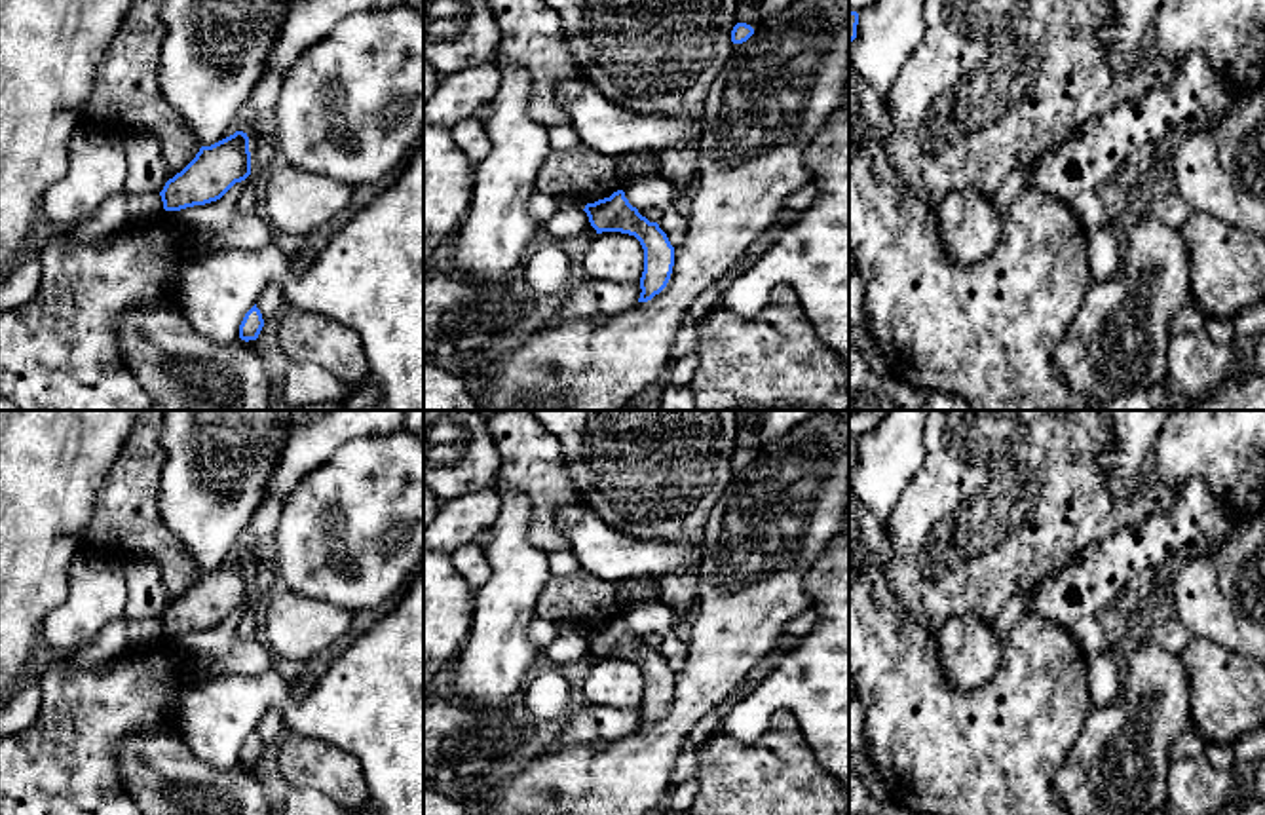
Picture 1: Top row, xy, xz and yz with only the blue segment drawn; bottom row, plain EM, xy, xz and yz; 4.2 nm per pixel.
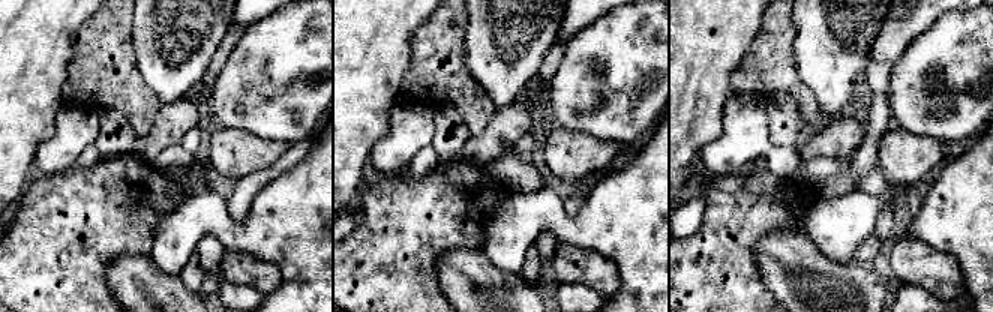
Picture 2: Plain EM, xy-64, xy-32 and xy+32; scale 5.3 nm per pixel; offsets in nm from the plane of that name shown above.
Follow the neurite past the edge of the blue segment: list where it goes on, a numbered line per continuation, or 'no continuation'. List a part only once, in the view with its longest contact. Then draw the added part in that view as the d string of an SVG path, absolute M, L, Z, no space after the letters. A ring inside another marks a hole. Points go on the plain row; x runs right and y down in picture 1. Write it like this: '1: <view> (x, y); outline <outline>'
no continuation

